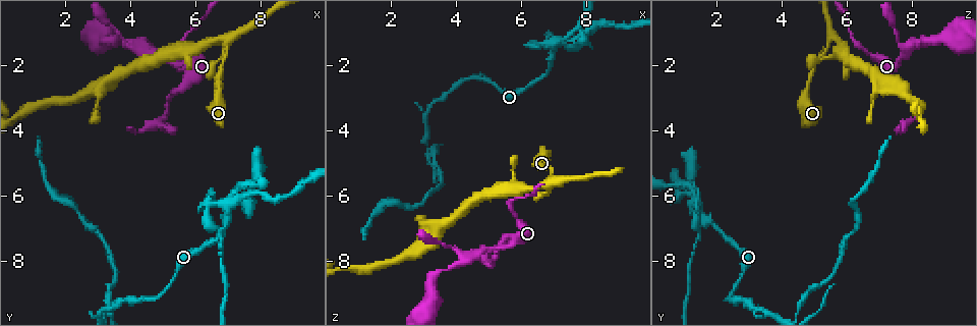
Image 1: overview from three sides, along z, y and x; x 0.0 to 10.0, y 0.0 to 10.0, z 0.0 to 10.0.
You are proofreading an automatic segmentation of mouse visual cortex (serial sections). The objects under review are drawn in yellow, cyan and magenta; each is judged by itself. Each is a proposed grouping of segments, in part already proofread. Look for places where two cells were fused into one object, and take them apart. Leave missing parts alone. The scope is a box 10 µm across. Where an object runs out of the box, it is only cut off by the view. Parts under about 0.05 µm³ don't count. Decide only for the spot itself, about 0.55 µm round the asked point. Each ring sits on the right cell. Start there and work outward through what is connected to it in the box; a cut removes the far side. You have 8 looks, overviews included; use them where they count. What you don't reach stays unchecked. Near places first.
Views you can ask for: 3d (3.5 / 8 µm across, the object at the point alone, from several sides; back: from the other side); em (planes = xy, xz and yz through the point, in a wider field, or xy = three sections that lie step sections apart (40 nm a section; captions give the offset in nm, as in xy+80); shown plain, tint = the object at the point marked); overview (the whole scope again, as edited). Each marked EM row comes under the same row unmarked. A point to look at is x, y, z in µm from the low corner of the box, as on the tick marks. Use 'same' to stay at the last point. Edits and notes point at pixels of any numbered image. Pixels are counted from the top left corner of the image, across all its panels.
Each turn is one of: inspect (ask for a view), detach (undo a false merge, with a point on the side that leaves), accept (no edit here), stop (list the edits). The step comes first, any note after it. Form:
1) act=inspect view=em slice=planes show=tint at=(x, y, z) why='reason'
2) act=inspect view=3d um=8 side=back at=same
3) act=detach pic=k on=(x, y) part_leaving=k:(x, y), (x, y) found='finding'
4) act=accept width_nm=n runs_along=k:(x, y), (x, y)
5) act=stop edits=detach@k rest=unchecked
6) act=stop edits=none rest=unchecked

act=inspect view=3d um=3.5 at=(7.30, 6.00, 1.35) why='arms run side by side'

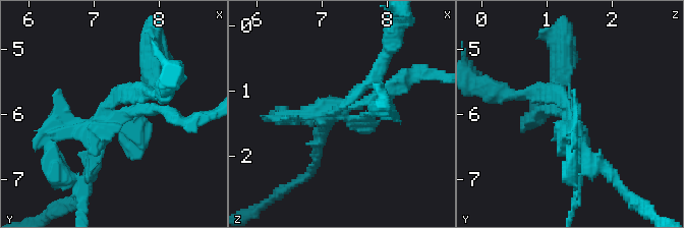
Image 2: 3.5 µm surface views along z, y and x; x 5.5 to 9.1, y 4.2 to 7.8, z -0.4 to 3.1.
act=inspect view=em slice=xy step=3 show=tint at=(7.35, 6.05, 1.35)

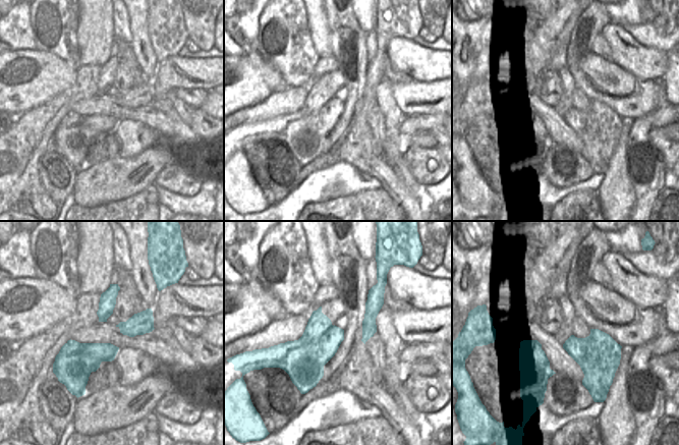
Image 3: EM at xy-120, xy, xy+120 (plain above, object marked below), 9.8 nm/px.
act=inspect view=em slice=xy step=5 show=tint at=same why='another direction'

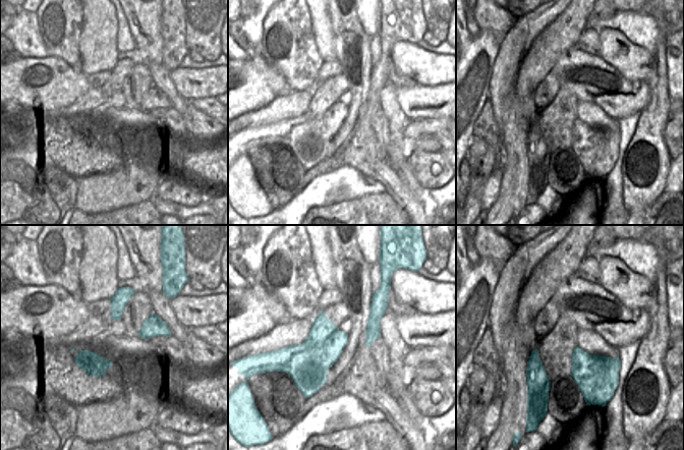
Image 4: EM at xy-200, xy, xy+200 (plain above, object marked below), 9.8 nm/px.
act=detach pic=2 on=(53, 134) border=4:(337, 330), (321, 346), (303, 343) found='two cells meet here'

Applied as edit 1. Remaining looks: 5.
act=inspect view=3d um=3.5 at=(6.90, 1.40, 5.35) why='sharp bend'

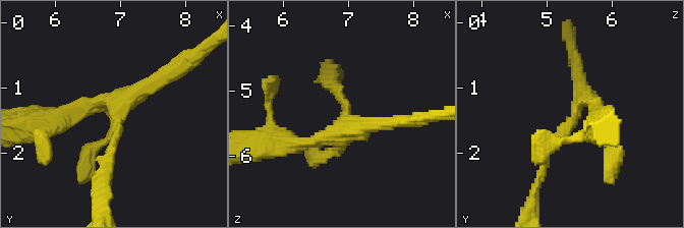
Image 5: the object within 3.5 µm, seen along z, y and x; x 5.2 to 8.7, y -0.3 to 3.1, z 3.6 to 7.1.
act=inspect view=em slice=xy step=3 show=tint at=(6.95, 1.35, 5.45) why='now the EM'

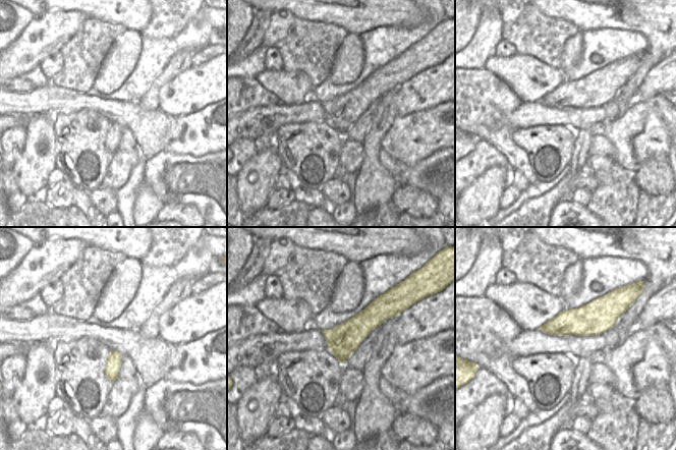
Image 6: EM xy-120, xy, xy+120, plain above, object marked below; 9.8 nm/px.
act=accept runs_along=5:(543, 168), (584, 99), (601, 111) found='continuous, no second cell'

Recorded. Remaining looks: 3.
act=inspect view=3d um=8 side=back at=(4.30, 1.50, 7.90) why='three-way junction'

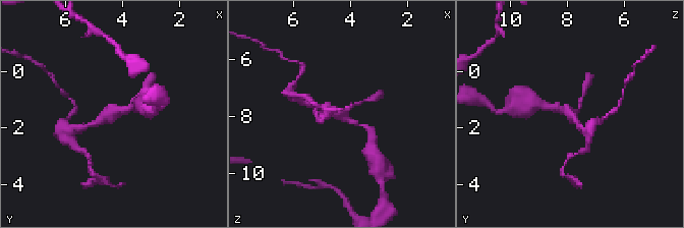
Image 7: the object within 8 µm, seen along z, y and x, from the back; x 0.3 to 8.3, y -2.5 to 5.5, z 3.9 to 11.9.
act=inspect view=3d um=3.5 at=same why='closer look'

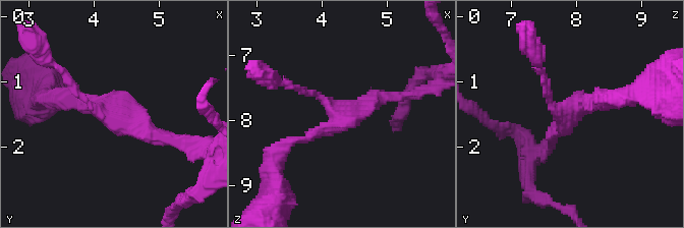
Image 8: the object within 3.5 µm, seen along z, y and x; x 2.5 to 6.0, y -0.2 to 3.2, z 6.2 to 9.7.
act=inspect view=em slice=planes show=tint at=(4.35, 1.50, 7.90)

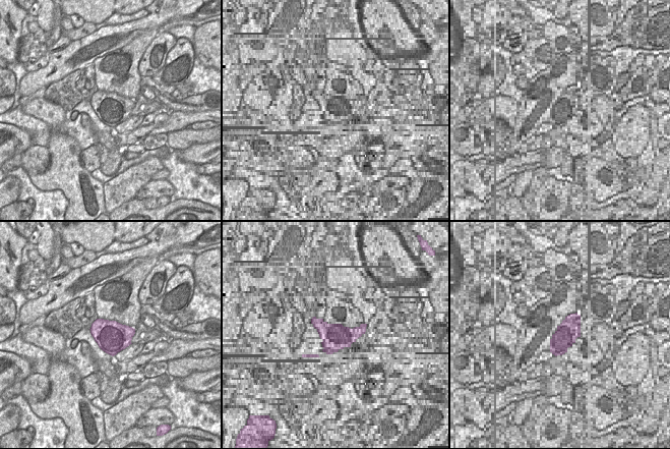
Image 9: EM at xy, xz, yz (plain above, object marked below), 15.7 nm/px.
act=accept arm_widths_nm=150,150,150 runs_along=8:(401, 96), (376, 98), (285, 145) found='one cell here'

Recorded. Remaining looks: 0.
act=stop edits=detach@2 rest=unchecked

